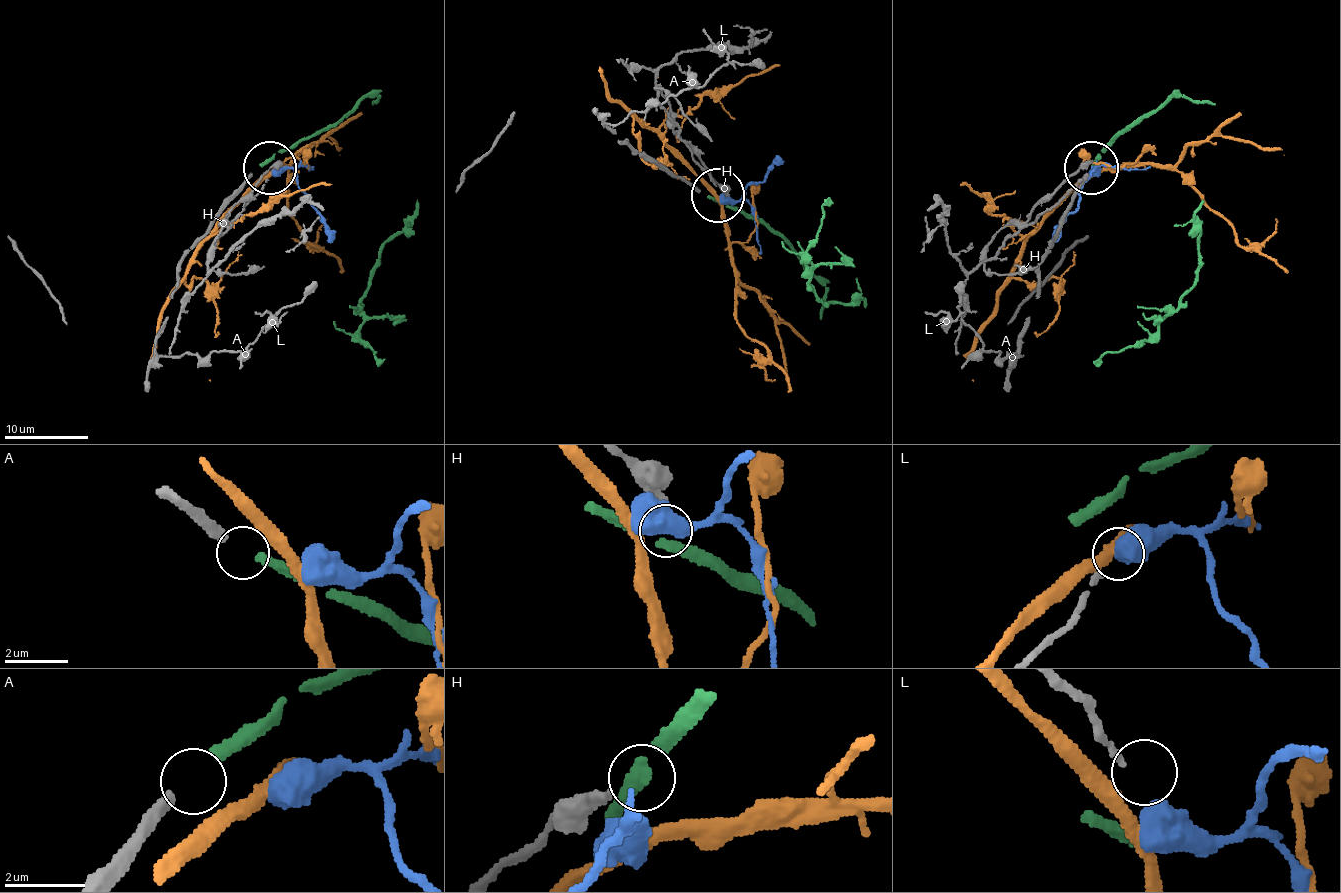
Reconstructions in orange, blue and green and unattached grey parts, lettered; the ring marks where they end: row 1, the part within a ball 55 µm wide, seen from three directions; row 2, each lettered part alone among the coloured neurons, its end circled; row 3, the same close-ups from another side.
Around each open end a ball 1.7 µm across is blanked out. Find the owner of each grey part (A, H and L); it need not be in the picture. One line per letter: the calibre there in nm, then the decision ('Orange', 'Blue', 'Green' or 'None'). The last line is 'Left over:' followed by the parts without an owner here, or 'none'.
A: Thickness 380 nm. Green
H: Thickness 360 nm. None
L: Thickness 150 nm. Blue
Left over: H

